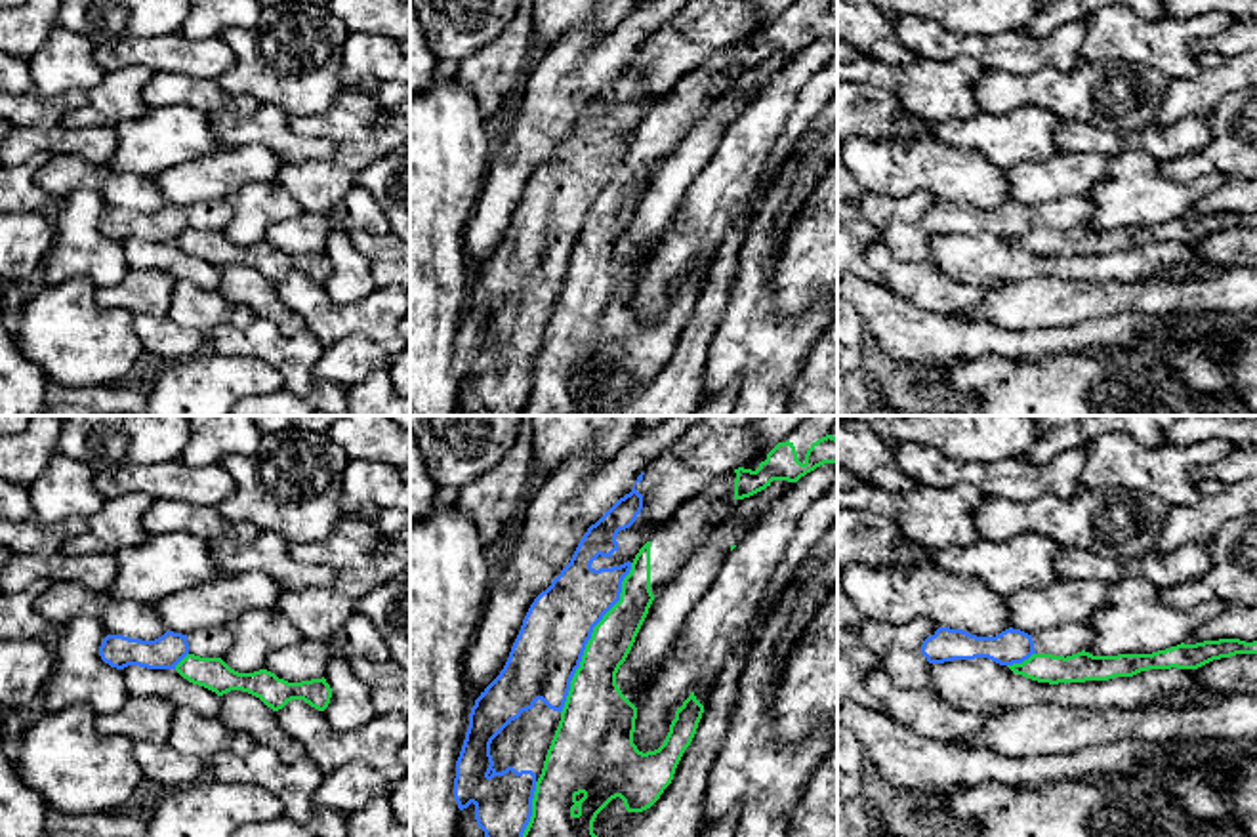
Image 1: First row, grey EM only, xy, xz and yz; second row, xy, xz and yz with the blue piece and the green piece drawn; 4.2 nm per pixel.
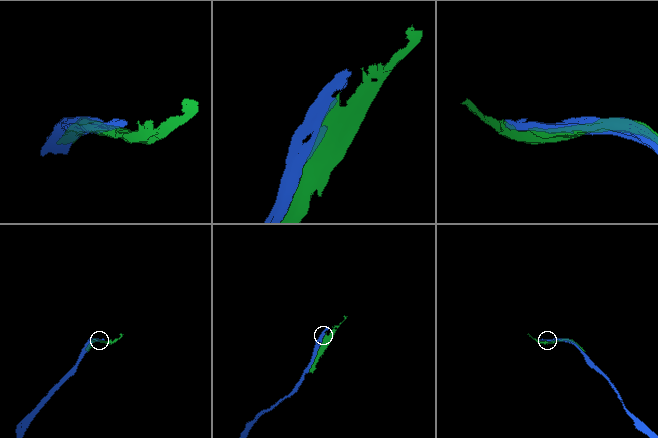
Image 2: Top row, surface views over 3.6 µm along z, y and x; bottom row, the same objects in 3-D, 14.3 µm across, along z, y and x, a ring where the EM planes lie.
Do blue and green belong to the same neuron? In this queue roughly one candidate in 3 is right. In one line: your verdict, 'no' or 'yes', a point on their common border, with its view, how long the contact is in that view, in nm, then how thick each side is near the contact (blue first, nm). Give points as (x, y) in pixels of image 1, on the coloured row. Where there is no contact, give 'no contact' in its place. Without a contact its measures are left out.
no | xz (590, 637) | 700 nm | 280/220 nm

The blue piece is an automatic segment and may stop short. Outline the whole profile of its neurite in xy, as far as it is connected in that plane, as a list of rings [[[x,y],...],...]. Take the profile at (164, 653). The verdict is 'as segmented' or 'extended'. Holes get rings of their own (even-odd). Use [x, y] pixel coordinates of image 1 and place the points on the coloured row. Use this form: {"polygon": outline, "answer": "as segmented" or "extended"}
{"polygon": [[[204,627],[189,635],[166,631],[155,641],[107,635],[99,646],[105,663],[116,669],[139,665],[147,669],[175,669],[187,656],[221,658],[231,646],[231,633],[225,627]]], "answer": "extended"}

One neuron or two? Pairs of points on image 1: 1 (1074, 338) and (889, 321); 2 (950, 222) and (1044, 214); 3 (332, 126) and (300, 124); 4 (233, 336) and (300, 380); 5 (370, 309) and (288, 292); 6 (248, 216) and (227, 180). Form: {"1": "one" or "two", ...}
{"1": "one", "2": "one", "3": "one", "4": "one", "5": "one", "6": "two"}

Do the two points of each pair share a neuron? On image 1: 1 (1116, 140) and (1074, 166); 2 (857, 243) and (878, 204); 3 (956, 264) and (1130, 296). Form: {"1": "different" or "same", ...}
{"1": "different", "2": "different", "3": "different"}

